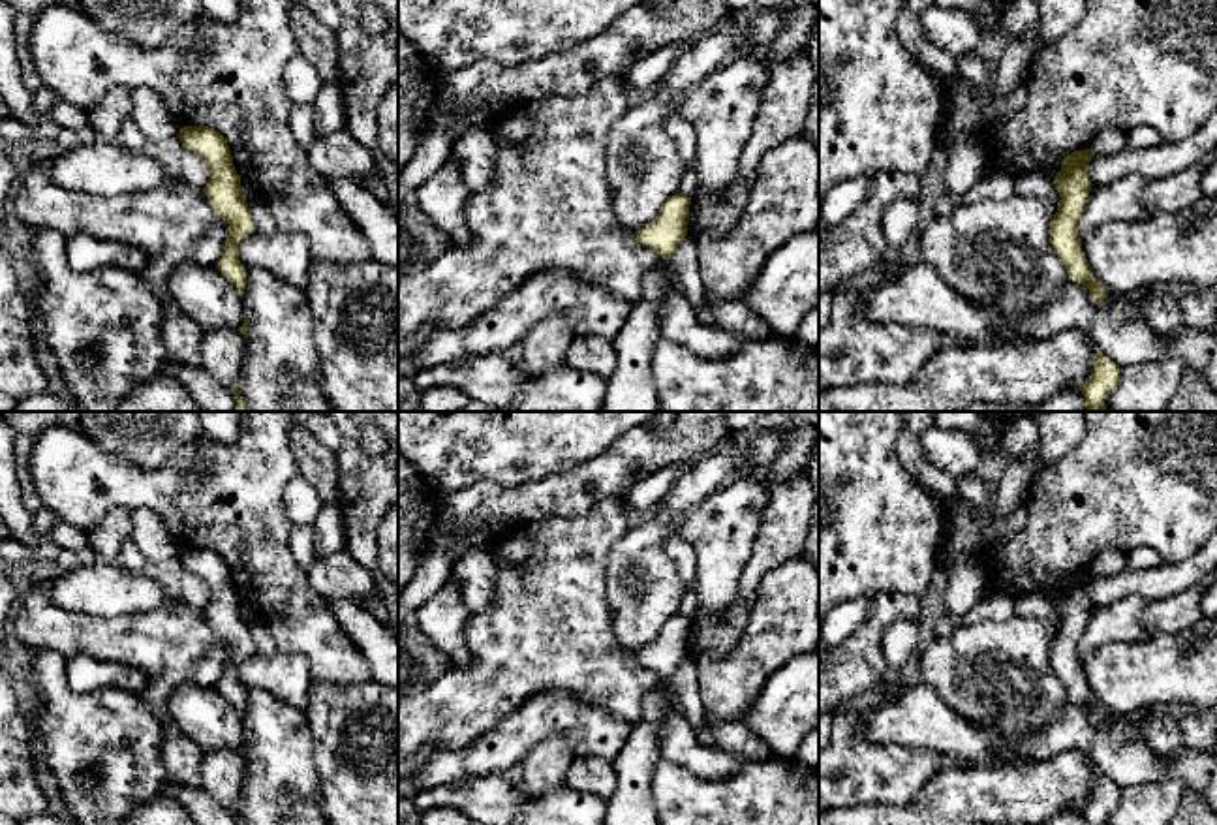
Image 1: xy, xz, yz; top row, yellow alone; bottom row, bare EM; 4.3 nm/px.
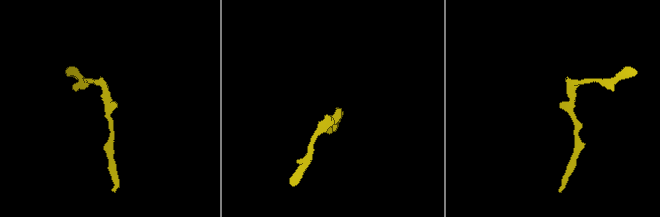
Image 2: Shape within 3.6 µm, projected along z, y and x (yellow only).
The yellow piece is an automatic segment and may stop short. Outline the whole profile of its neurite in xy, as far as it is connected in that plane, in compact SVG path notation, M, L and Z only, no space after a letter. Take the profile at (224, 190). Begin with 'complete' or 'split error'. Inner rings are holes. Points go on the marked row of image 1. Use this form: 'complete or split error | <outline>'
complete | M184 126L178 139L184 148L195 150L208 163L210 177L203 192L214 212L229 224L229 235L216 269L237 288L242 299L246 269L239 259L239 244L255 233L255 227L229 145L220 132L208 126Z

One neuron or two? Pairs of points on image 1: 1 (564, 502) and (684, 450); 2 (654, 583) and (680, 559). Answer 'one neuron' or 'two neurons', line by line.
1: one neuron
2: two neurons

